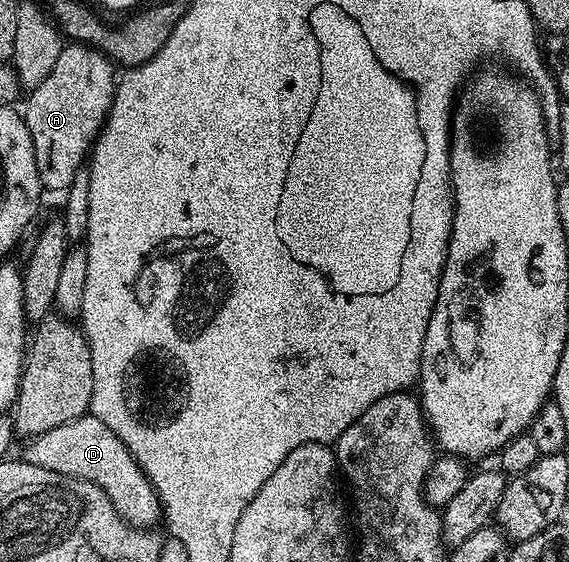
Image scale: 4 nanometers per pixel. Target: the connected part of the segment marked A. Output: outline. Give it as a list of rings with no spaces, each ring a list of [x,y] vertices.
[[[71,42],[63,46],[52,73],[25,96],[24,118],[32,137],[36,173],[47,192],[69,191],[78,171],[83,170],[95,140],[114,104],[115,64],[96,49]]]

